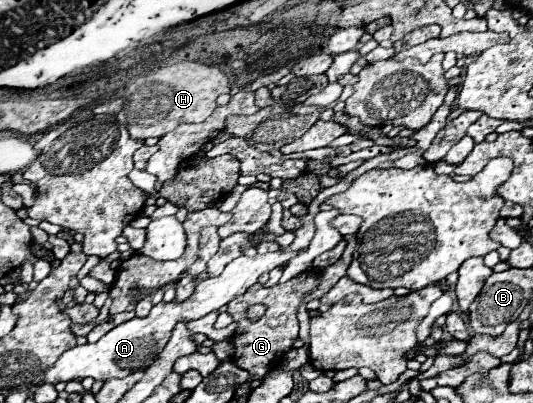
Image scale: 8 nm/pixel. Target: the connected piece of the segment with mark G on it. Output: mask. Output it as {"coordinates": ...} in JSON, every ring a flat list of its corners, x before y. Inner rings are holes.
{"coordinates":[[346,237,348,245,342,253,342,257,334,263,328,265,324,269,314,269,314,271,304,271,298,277,286,281,286,283,278,283,274,287,264,287,262,283,256,283,248,288,248,291,240,297,228,303,228,313,232,315,232,319,236,321,236,333,234,333,234,363,242,369,246,369,248,373,252,373,252,379,262,379,270,369,274,369,274,365,278,365,284,359,284,353,292,349,292,343,298,339,298,307,302,303,308,303,312,299,320,299,324,295,324,291,320,287,332,287,334,283,338,283,344,275,346,269,352,261,352,253,356,247,356,237],[254,303,264,303,268,307,266,315,258,321,248,321,246,317,246,307,254,305]]}

